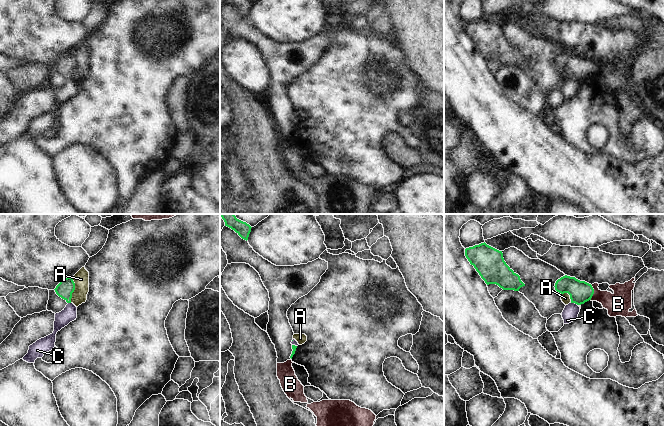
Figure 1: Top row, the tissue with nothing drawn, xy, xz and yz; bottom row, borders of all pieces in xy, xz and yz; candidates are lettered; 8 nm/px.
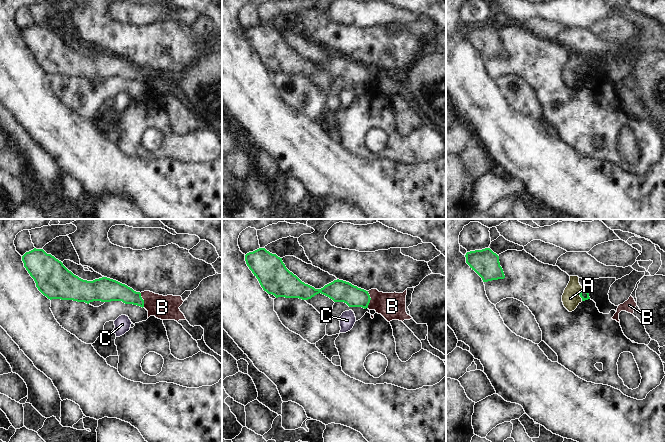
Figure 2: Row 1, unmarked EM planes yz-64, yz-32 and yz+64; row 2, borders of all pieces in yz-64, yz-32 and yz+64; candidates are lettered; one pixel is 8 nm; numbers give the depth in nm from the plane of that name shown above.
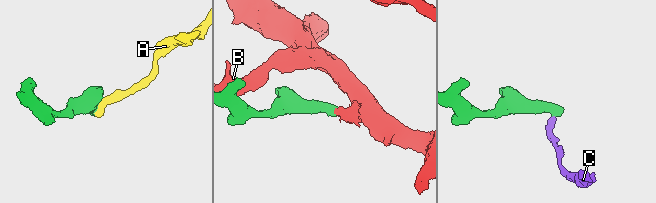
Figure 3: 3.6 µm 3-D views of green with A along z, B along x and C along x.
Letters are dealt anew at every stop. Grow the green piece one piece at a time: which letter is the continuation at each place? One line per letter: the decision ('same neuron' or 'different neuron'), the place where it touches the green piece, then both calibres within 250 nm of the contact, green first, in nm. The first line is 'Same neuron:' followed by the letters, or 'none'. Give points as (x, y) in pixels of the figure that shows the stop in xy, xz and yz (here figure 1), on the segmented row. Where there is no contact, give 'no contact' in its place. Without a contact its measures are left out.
Same neuron: none
A: different neuron; contact xy (74, 289); calibres 140 and 130 nm
B: different neuron; contact yz (593, 292); calibres 180 and 190 nm
C: different neuron; contact yz (574, 302); calibres 180 and 130 nm

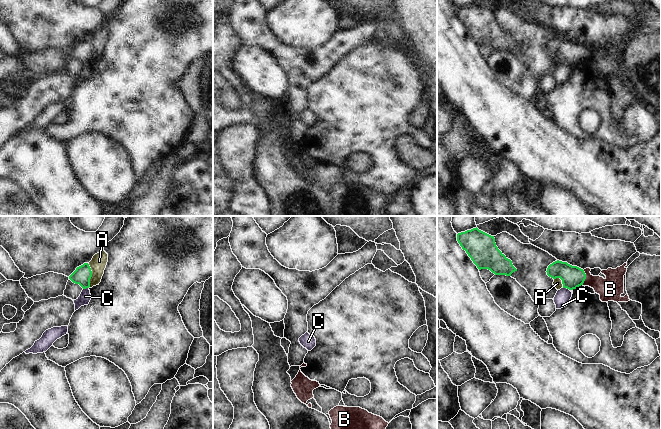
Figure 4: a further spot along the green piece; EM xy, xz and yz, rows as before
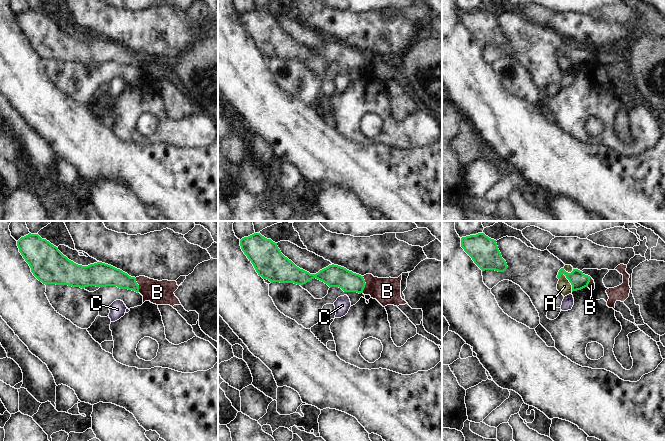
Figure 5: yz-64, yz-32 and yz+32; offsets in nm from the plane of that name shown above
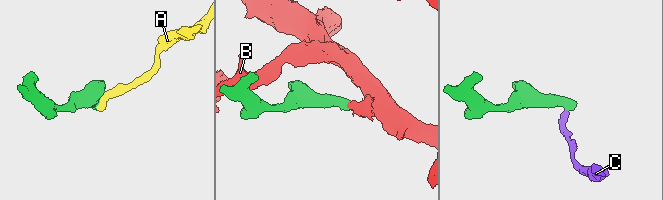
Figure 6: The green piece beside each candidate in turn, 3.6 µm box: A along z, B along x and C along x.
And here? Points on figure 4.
Same neuron: none
A: different neuron; contact xy (91, 275); calibres 140 and 130 nm
B: different neuron; contact yz (585, 277); calibres 180 and 190 nm
C: different neuron; contact yz (566, 287); calibres 180 and 130 nm

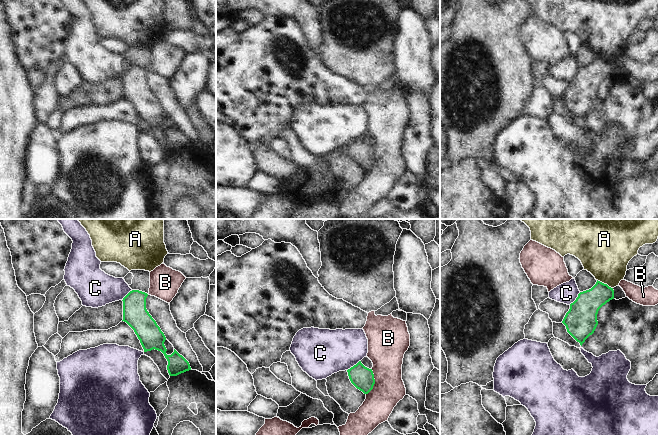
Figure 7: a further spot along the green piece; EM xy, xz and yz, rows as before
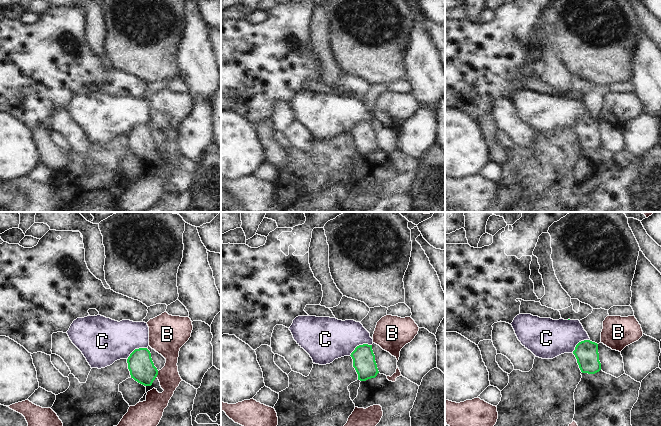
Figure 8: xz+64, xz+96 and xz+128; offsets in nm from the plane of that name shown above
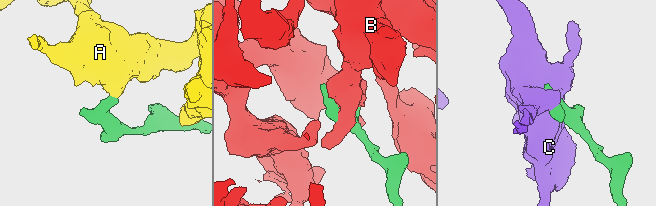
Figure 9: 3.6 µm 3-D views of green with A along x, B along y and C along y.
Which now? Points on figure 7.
Same neuron: none
A: different neuron; contact yz (605, 284); calibres 220 and 400 nm
B: different neuron; contact xz (374, 382); calibres 180 and 260 nm
C: different neuron; contact xz (354, 365); calibres 180 and 360 nm

